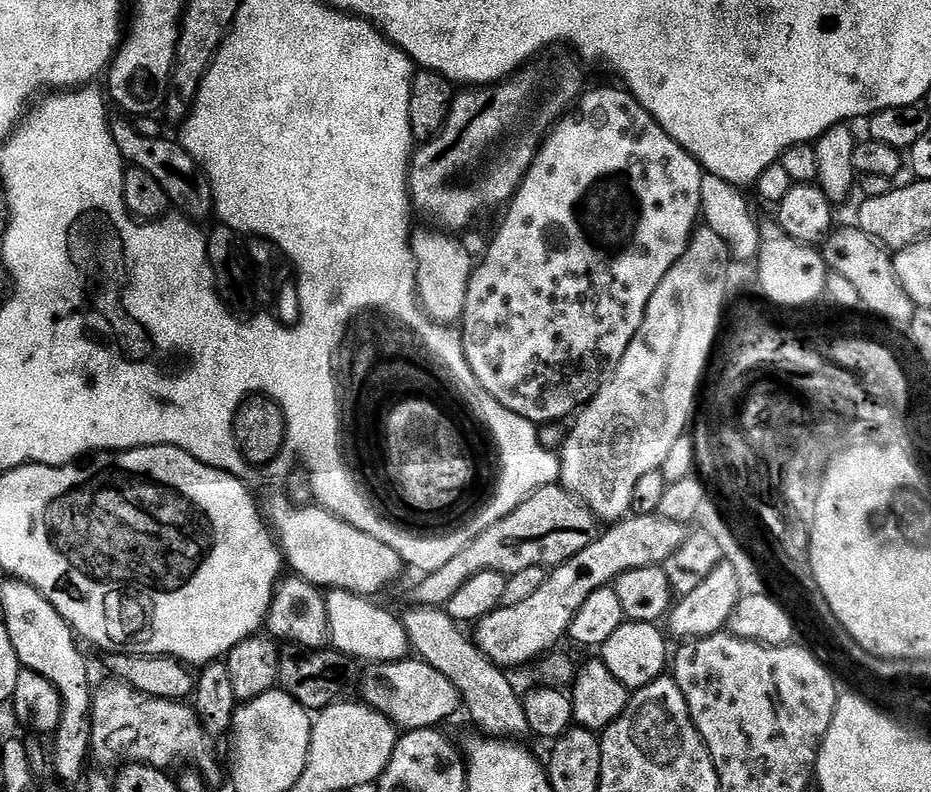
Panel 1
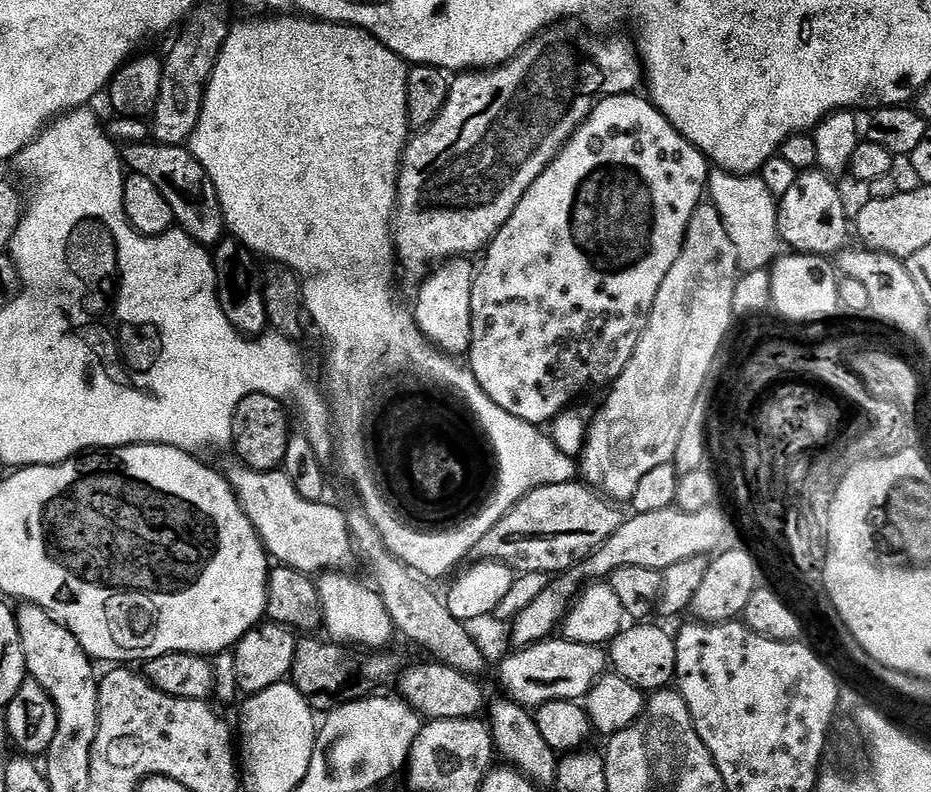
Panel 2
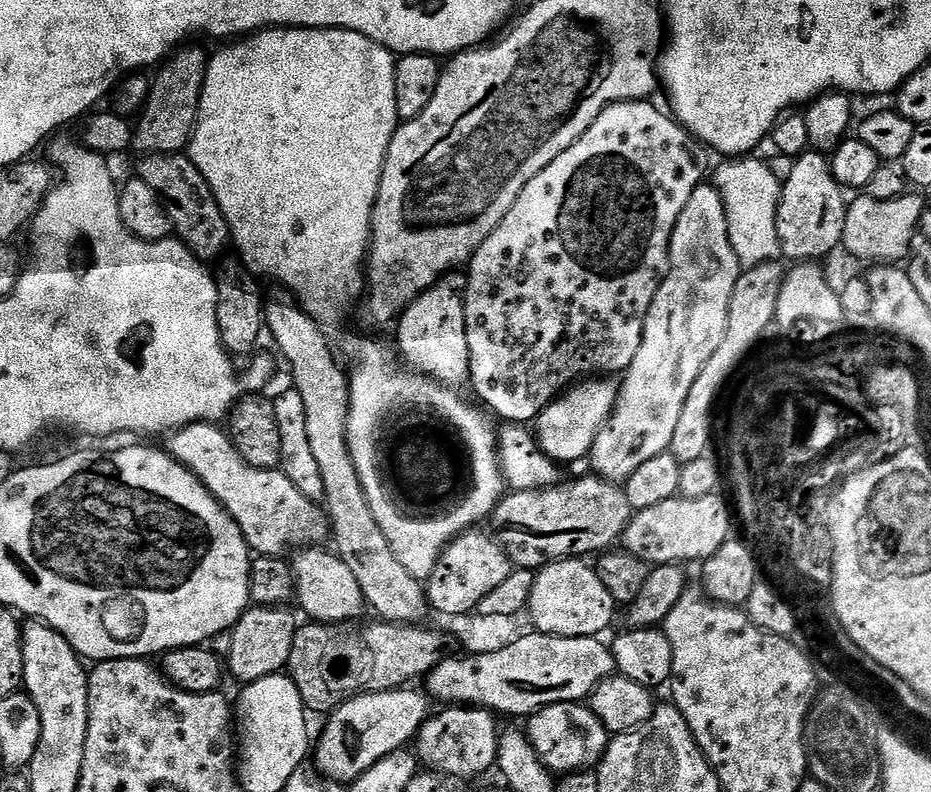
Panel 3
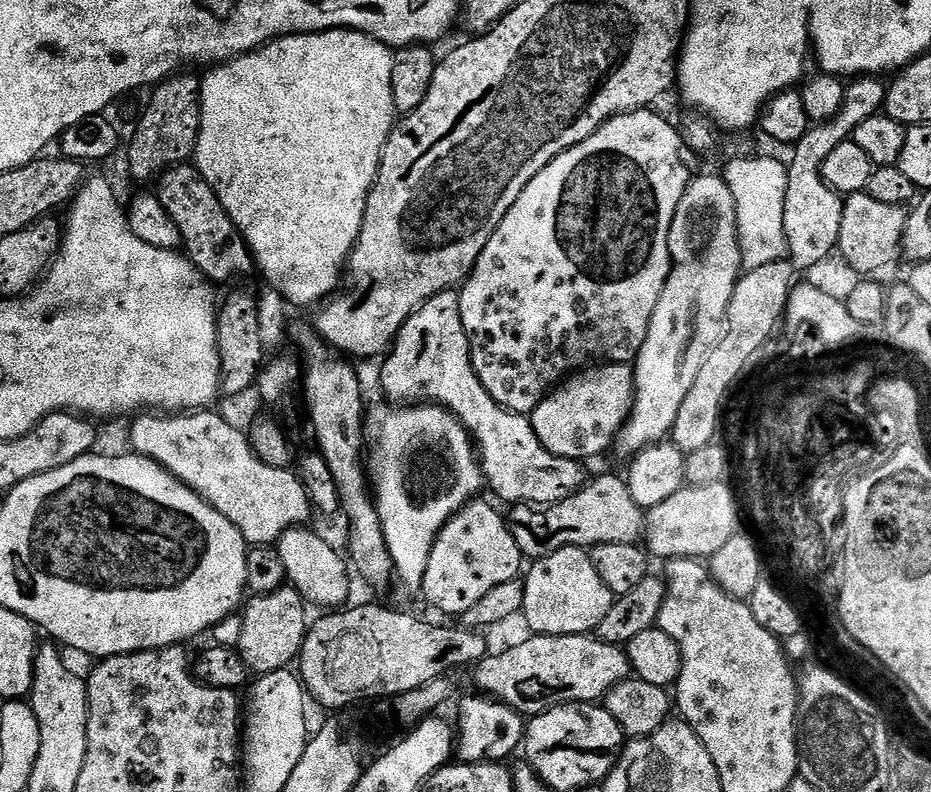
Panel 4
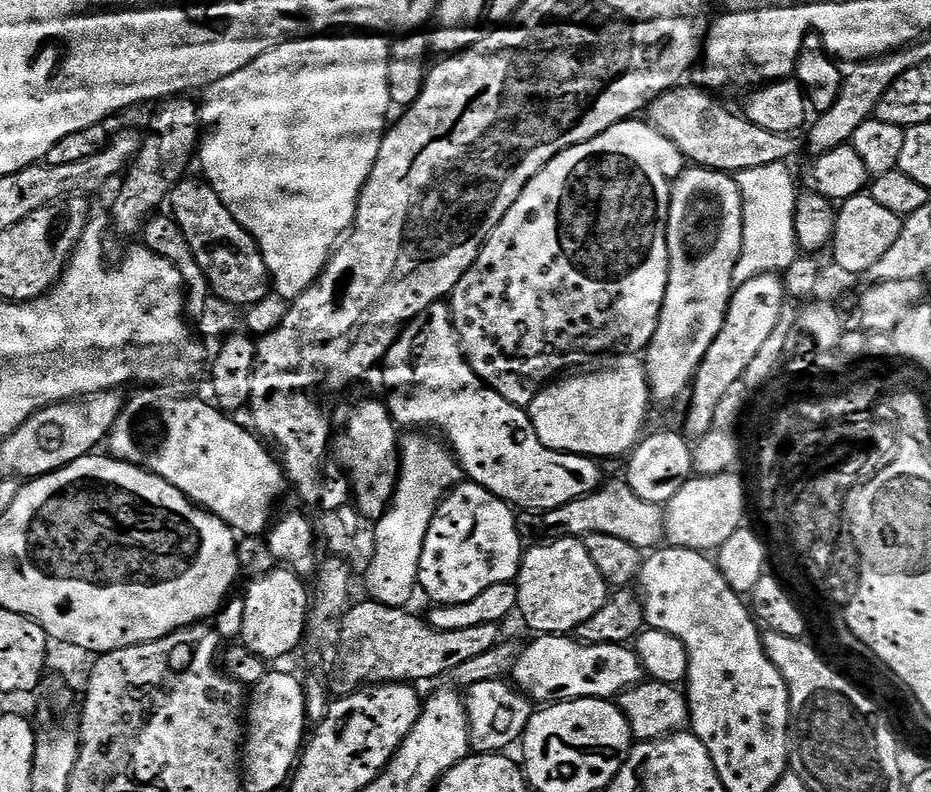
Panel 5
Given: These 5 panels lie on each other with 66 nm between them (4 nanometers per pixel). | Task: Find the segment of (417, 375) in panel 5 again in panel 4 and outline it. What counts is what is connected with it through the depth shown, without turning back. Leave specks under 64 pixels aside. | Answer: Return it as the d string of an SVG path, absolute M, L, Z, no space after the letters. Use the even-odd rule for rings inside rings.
M459 291L443 292L422 305L404 323L390 354L383 360L380 384L389 401L397 405L438 404L460 420L474 441L487 487L496 491L497 501L505 500L508 506L547 506L570 498L584 487L586 473L581 461L555 456L546 450L531 419L494 402L486 386L482 386L472 365L470 342L462 326Z

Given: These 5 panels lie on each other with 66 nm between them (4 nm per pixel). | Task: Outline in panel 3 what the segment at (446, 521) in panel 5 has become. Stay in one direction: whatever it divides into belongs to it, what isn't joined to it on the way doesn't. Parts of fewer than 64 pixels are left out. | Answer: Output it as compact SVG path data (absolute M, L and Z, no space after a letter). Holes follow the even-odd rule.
M469 530L461 533L444 549L433 574L426 581L427 600L431 611L442 611L447 614L475 613L480 607L482 598L490 590L502 586L514 570L514 565L504 545L495 535L487 536L480 530Z

